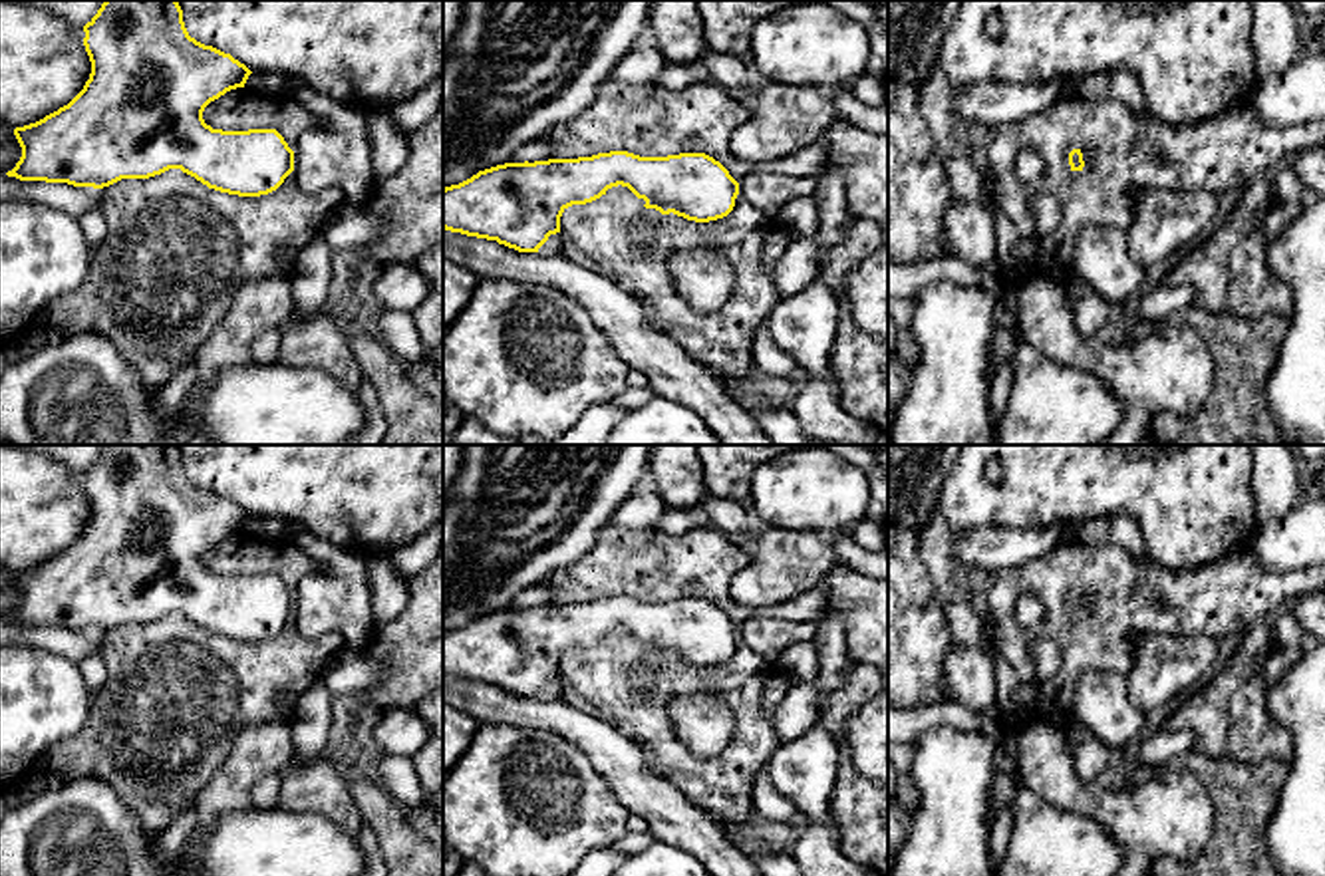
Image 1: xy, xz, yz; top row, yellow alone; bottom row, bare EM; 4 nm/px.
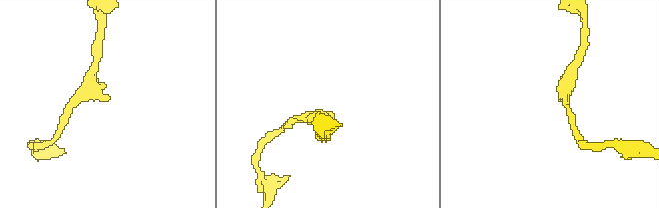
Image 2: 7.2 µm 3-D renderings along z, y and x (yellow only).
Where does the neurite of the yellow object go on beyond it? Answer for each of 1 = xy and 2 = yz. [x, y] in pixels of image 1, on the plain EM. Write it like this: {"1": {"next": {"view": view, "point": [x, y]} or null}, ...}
{"1": {"next": null}, "2": {"next": null}}

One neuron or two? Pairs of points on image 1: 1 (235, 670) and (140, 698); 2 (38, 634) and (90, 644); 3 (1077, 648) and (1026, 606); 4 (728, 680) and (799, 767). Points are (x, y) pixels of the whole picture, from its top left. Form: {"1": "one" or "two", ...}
{"1": "one", "2": "one", "3": "two", "4": "two"}

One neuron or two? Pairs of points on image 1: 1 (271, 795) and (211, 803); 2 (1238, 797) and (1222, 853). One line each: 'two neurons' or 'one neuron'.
1: two neurons
2: one neuron

